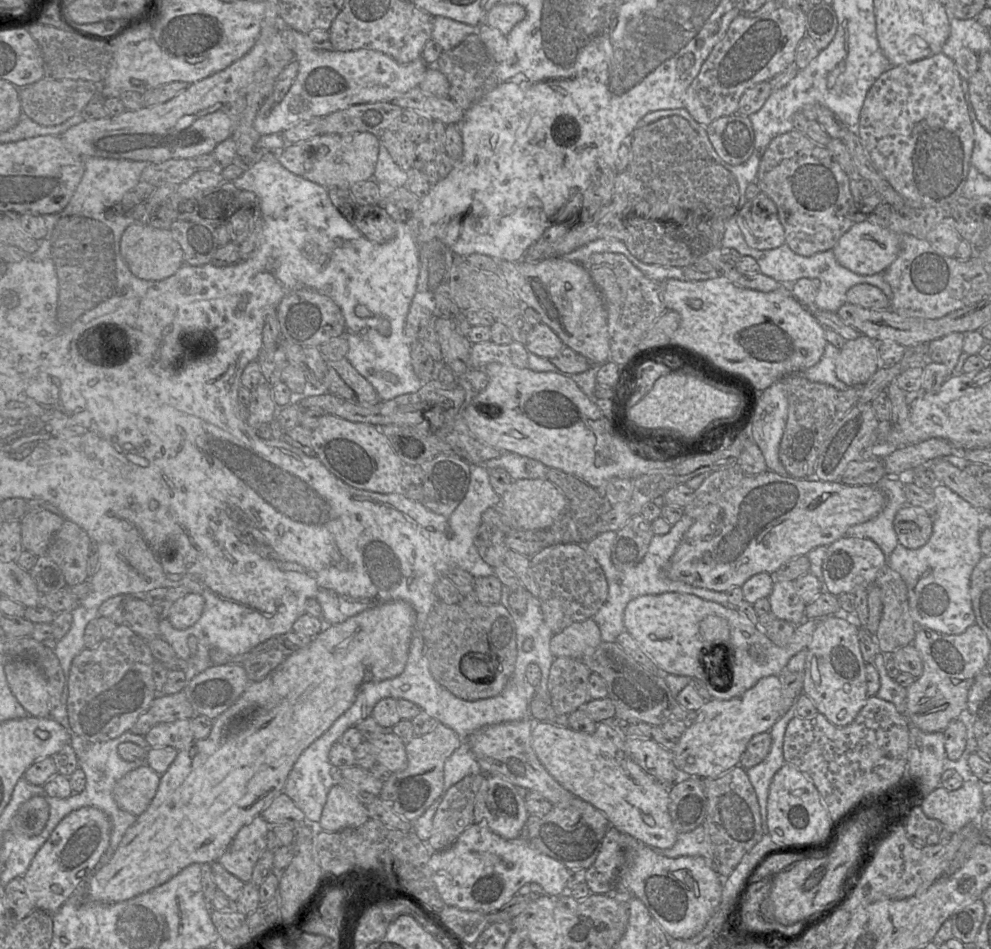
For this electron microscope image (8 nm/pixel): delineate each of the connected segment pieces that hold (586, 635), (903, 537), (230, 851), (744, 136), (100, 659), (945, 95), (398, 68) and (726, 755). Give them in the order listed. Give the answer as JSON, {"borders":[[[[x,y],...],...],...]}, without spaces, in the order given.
{"borders":[[[[590,618],[574,622],[560,633],[553,634],[550,640],[550,651],[554,657],[581,660],[602,642],[599,626]]],[[[907,504],[897,512],[894,518],[894,529],[899,544],[909,549],[917,549],[930,539],[933,520],[922,508]]],[[[261,815],[244,825],[218,862],[244,883],[251,882],[254,866],[267,850],[266,836],[271,826]]],[[[724,116],[706,127],[708,138],[723,161],[737,166],[755,152],[755,136],[747,116]]],[[[118,625],[112,636],[103,639],[97,647],[84,648],[73,659],[66,679],[68,692],[66,707],[72,733],[88,742],[105,742],[129,731],[138,717],[157,698],[152,673],[155,661],[148,642],[132,631],[128,625]]],[[[939,53],[915,62],[891,66],[875,81],[866,95],[861,108],[859,123],[855,131],[874,166],[895,191],[906,201],[907,206],[921,208],[948,205],[956,200],[962,193],[967,180],[974,148],[974,129],[968,111],[968,103],[962,88],[962,81],[963,79],[959,75],[953,59],[943,53]]],[[[291,28],[284,32],[284,41],[294,52],[299,70],[281,102],[274,104],[267,115],[255,121],[255,128],[261,135],[281,133],[302,120],[323,117],[351,105],[392,102],[400,95],[418,87],[429,67],[422,58],[400,64],[382,52],[369,49],[315,49],[306,34]]],[[[771,675],[760,679],[753,687],[738,697],[729,700],[711,699],[706,701],[697,711],[695,721],[686,728],[671,751],[675,767],[690,776],[715,778],[738,766],[751,738],[756,734],[769,732],[779,719],[780,698],[780,680],[778,676]]]]}

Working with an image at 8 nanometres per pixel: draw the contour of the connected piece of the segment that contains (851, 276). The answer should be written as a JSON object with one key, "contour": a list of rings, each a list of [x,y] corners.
{"contour":[[[730,218],[725,226],[722,239],[723,247],[738,251],[741,255],[754,258],[759,267],[760,273],[773,278],[780,283],[795,282],[801,278],[818,279],[820,286],[814,304],[815,309],[822,309],[831,312],[837,312],[838,309],[846,303],[847,291],[857,284],[869,284],[880,288],[887,296],[891,298],[891,288],[884,280],[883,274],[860,275],[841,266],[832,250],[819,252],[812,256],[801,256],[793,252],[787,244],[774,249],[758,250],[751,248],[745,241],[738,223],[734,218]]]}

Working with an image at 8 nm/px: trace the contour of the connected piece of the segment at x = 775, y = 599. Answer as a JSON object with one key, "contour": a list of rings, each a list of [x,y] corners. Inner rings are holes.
{"contour":[[[775,580],[772,592],[767,597],[771,611],[780,620],[800,624],[805,619],[806,605],[798,596],[794,581]]]}

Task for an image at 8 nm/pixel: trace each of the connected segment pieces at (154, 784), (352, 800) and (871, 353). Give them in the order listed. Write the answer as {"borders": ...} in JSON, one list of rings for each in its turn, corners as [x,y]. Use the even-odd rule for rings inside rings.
{"borders":[[[[148,765],[131,770],[114,786],[113,796],[117,805],[138,817],[155,797],[160,779],[161,775]]],[[[338,784],[329,790],[318,829],[336,832],[356,828],[369,819],[366,806]]],[[[866,335],[847,340],[835,364],[836,376],[848,386],[864,385],[881,367],[877,343]]]]}

